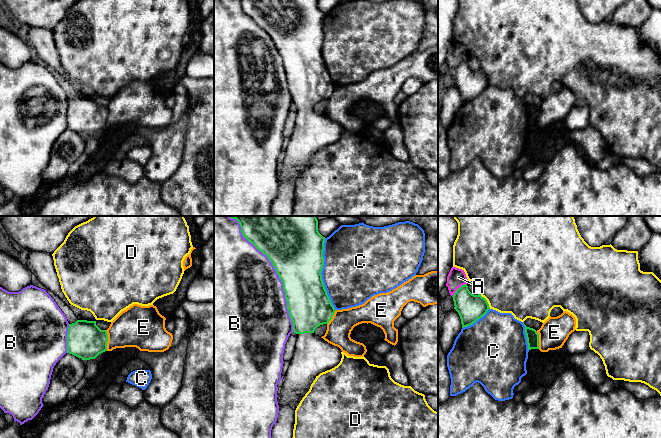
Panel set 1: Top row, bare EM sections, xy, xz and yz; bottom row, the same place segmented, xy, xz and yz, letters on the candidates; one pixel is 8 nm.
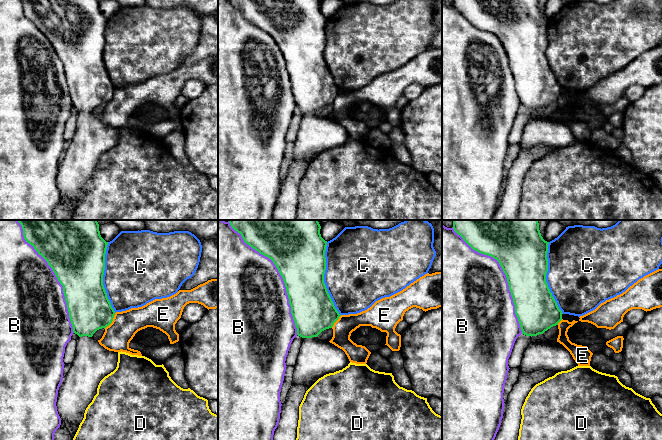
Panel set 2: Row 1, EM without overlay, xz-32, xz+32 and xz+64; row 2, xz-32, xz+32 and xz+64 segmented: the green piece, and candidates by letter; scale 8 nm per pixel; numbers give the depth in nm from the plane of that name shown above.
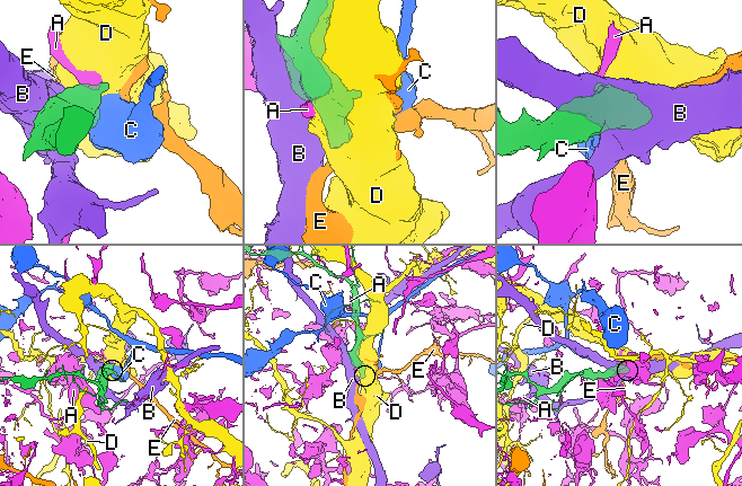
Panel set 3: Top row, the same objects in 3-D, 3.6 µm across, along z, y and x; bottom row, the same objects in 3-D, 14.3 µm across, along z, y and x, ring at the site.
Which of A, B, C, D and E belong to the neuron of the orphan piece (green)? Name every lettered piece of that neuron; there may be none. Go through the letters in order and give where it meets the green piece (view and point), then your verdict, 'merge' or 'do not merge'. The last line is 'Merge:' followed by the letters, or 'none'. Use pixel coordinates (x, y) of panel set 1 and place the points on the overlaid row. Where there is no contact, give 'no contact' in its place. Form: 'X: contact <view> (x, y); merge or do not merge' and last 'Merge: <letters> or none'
A: contact yz (458, 288); do not merge
B: contact xz (276, 271); do not merge
C: contact xz (320, 274); do not merge
D: contact yz (486, 301); do not merge
E: contact xy (107, 340); do not merge
Merge: none

